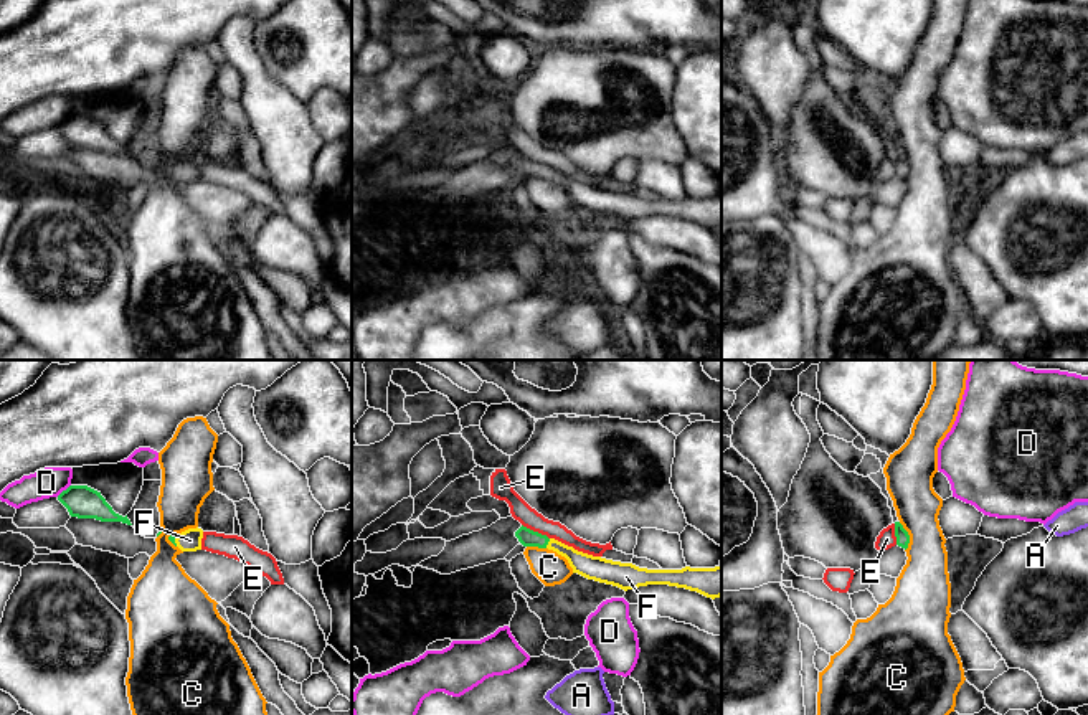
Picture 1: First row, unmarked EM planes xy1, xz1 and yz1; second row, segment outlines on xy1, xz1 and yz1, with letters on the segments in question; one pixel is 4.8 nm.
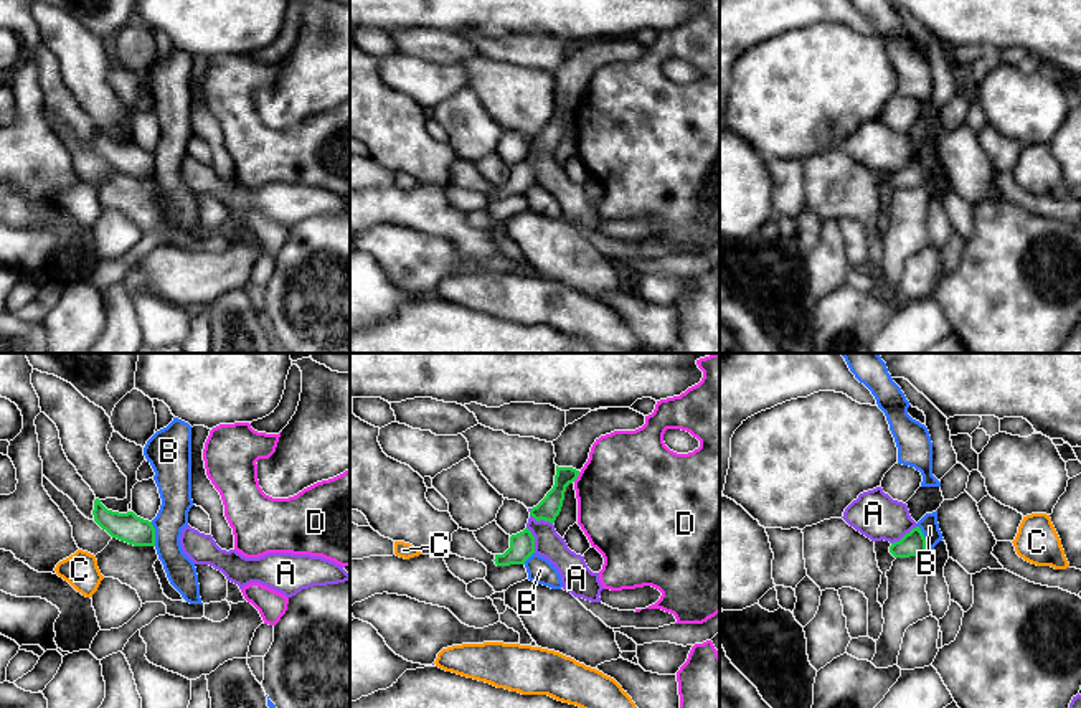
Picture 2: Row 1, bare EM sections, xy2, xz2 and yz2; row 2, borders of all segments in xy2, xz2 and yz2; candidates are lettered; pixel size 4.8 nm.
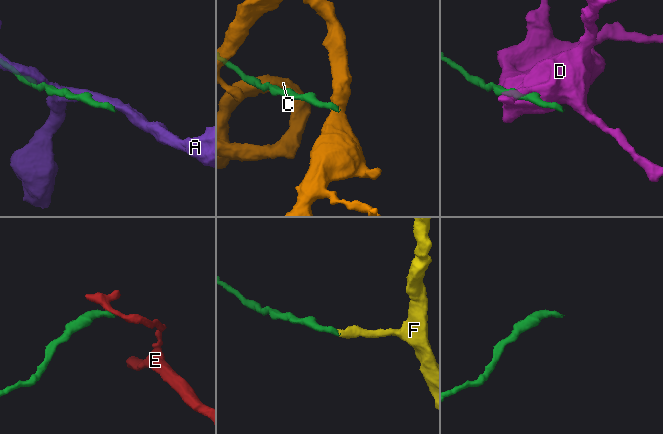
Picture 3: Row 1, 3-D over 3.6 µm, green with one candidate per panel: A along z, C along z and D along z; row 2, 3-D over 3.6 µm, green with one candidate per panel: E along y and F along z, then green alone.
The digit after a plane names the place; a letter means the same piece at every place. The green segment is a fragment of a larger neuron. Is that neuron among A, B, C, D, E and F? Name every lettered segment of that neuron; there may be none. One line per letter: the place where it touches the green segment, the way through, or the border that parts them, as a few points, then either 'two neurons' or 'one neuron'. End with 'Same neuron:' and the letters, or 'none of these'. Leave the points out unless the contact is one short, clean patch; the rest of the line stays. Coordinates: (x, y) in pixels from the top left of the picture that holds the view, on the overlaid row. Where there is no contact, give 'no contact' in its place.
A: yz2 (905, 535) | along yz2 (916, 525), (892, 543) | two neurons
B: yz2 (925, 540) | along yz2 (918, 525), (925, 538), (925, 553) | two neurons
C: yz1 (908, 537) | along yz1 (898, 522), (908, 535), (908, 547), (905, 550) | two neurons
D: xy1 (63, 491) | two neurons
E: xz1 (535, 532) | along xz1 (522, 524), (548, 539) | two neurons
F: xz1 (547, 544) | across xz1 (527, 537), (547, 544), (557, 545), (590, 567) | one neuron
Same neuron: F

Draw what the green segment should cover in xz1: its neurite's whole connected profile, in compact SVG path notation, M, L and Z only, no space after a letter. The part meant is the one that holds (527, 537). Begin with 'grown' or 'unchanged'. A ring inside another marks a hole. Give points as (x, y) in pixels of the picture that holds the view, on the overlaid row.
grown | M523 525L515 532L515 537L523 547L548 548L565 556L573 568L573 573L588 580L617 586L624 591L647 585L669 585L697 591L712 599L721 596L721 566L647 570L632 563L613 561L578 552L573 547L548 538L546 535L533 532Z

